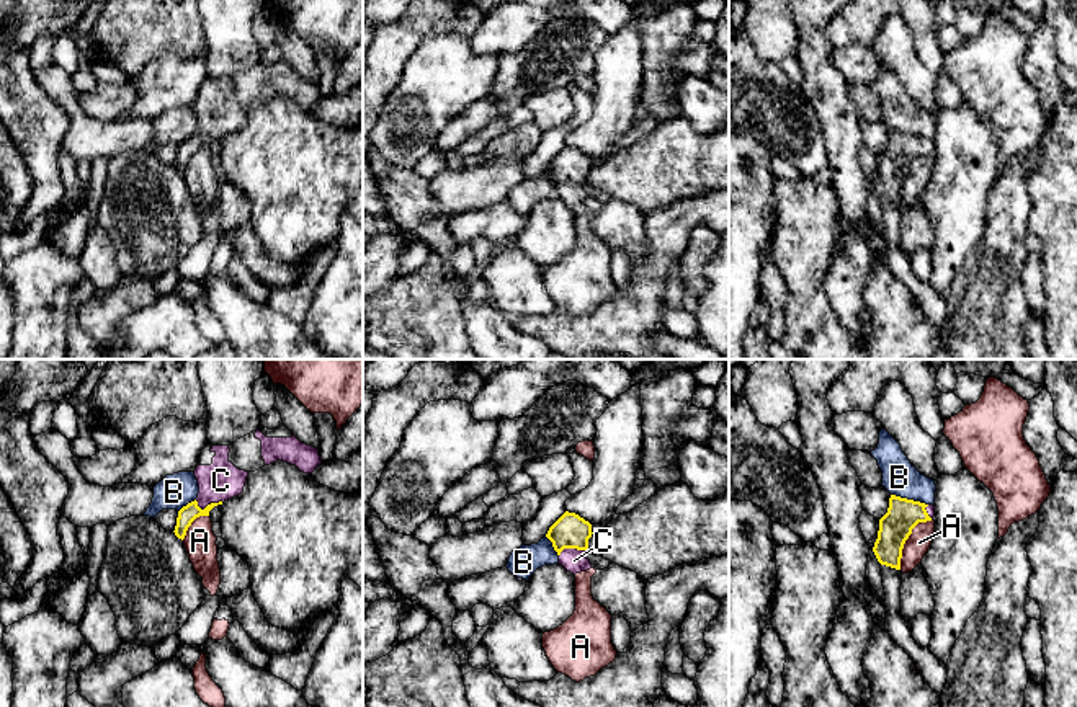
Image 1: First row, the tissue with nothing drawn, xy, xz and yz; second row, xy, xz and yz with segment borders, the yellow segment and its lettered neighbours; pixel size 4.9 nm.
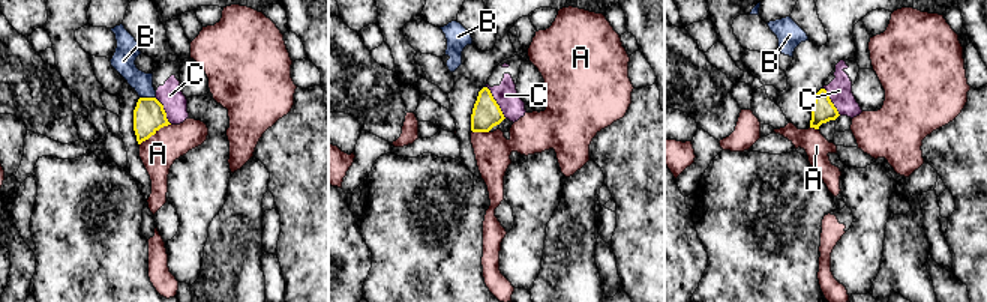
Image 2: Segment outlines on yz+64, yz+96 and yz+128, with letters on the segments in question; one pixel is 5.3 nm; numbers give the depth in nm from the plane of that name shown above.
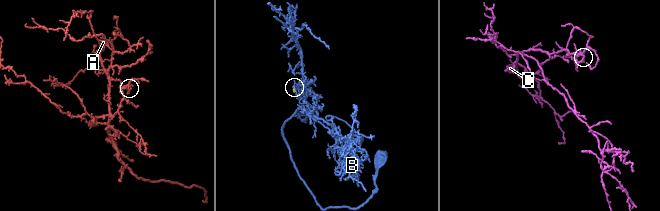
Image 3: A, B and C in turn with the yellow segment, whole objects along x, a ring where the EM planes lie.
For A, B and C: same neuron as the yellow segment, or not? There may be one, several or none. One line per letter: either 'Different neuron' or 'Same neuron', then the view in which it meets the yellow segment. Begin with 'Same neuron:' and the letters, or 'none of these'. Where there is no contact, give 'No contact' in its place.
Same neuron: C
A: Different neuron. Touches yellow in yz
B: Different neuron. Touches yellow in yz
C: Same neuron. Touches yellow in xy

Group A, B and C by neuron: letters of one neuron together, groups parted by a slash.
A / B / C

